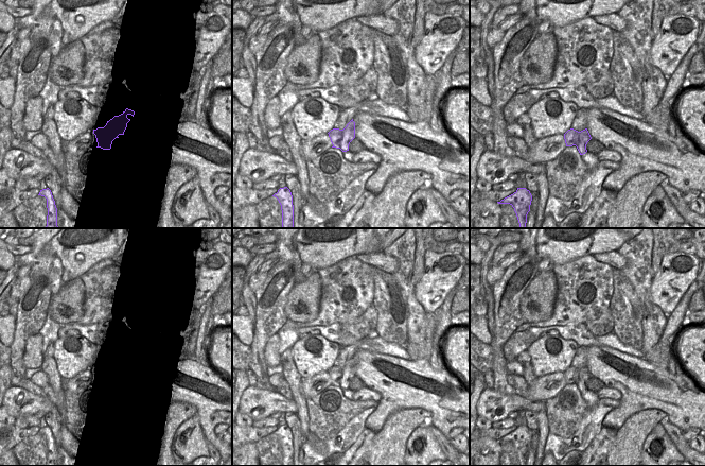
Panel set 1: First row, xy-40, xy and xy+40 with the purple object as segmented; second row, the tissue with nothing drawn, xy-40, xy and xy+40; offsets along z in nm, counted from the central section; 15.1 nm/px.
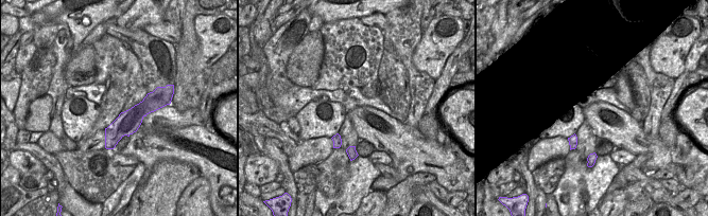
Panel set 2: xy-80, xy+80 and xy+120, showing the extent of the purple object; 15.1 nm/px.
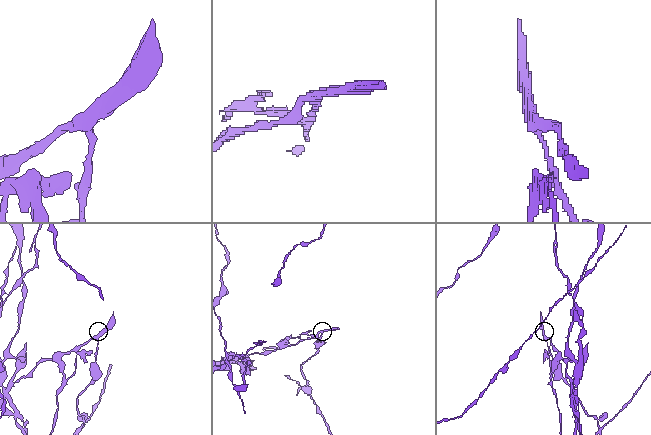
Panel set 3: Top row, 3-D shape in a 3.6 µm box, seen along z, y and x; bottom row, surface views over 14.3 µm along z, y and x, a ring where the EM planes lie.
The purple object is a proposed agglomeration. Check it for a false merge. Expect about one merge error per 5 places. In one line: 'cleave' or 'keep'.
cleave

